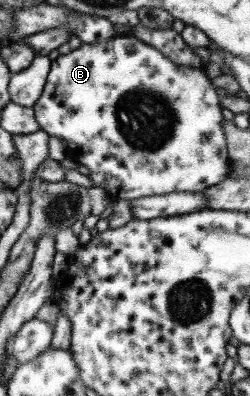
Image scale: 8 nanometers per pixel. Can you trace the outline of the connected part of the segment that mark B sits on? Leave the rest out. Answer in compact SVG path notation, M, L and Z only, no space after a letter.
M128 33L95 44L82 43L70 54L60 55L56 60L53 60L41 97L32 108L35 110L35 119L39 123L39 128L49 136L60 138L75 162L89 170L89 179L93 180L93 187L101 188L112 199L130 201L139 197L169 193L201 193L208 187L216 186L219 182L228 179L231 160L223 130L225 119L222 115L223 108L220 105L222 95L223 92L213 86L205 69L177 65L158 49L143 43L143 40Z

